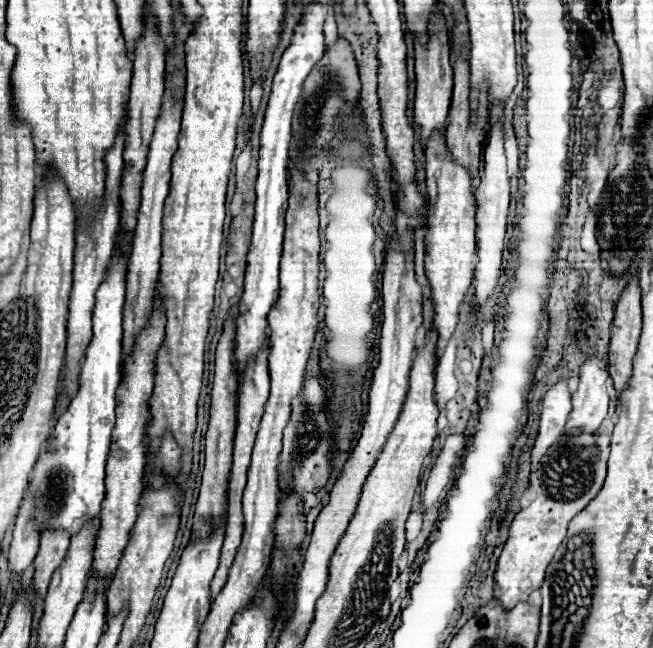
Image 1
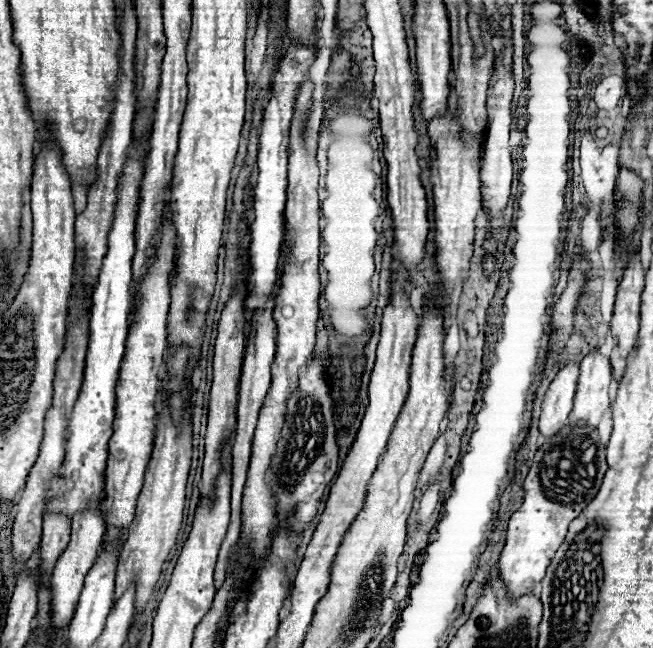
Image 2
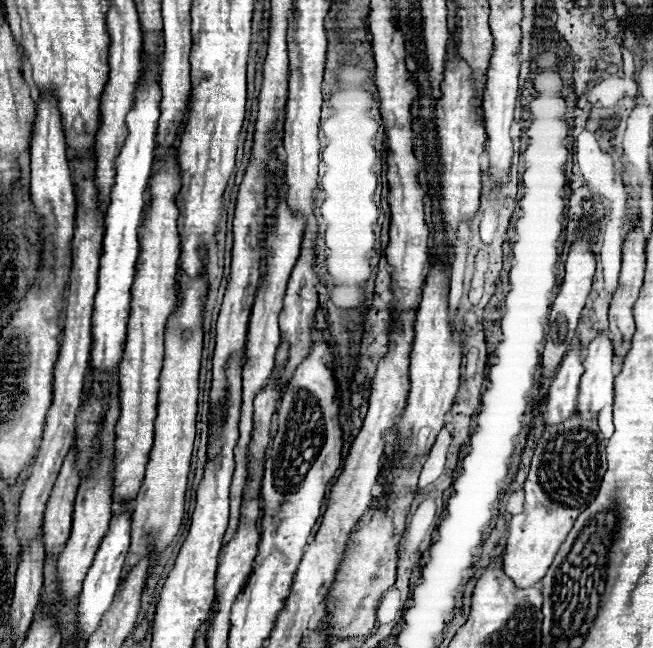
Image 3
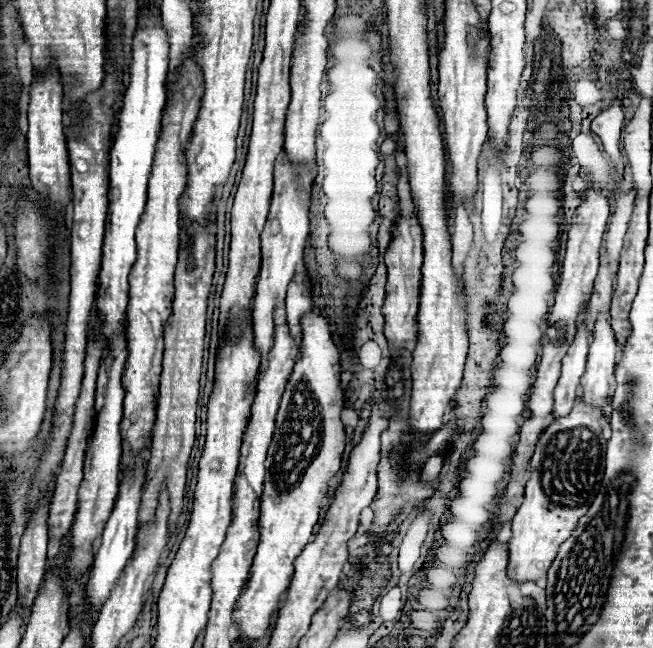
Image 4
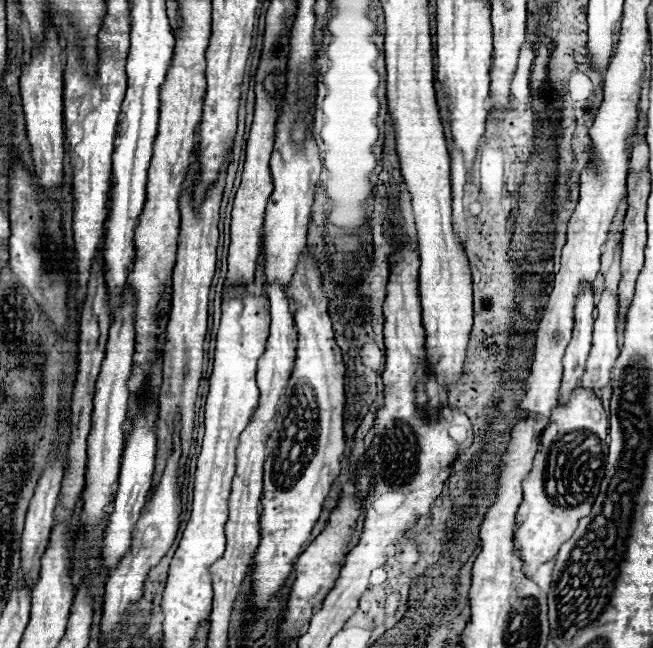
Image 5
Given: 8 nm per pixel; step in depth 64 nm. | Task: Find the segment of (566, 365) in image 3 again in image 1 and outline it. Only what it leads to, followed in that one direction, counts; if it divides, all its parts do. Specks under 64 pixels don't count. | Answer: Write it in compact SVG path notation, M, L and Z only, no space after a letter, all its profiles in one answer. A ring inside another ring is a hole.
M560 378L544 396L542 400L542 418L540 418L540 432L538 440L532 448L532 468L538 468L542 454L560 438L564 432L566 418L572 410L570 400L570 378Z

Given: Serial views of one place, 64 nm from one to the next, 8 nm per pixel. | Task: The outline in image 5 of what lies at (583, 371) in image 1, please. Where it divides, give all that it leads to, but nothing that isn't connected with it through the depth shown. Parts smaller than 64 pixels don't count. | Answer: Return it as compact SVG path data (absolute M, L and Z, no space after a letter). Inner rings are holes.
M604 290L598 302L598 318L594 322L594 342L588 354L582 386L600 392L612 380L612 368L618 358L618 296Z

